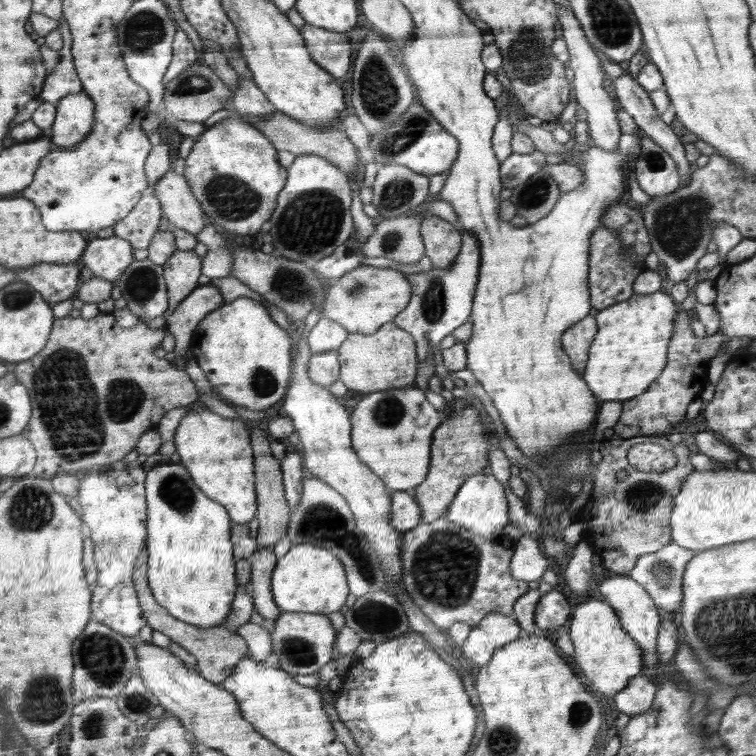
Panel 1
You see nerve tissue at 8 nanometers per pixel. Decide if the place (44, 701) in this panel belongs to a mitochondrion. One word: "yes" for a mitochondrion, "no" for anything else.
yes

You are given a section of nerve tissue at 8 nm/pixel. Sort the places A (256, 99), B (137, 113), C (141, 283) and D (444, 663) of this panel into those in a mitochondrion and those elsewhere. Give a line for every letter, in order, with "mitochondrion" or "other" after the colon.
A: other
B: other
C: mitochondrion
D: other

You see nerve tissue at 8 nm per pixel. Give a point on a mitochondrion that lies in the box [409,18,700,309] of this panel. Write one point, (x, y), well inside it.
(527, 52)

